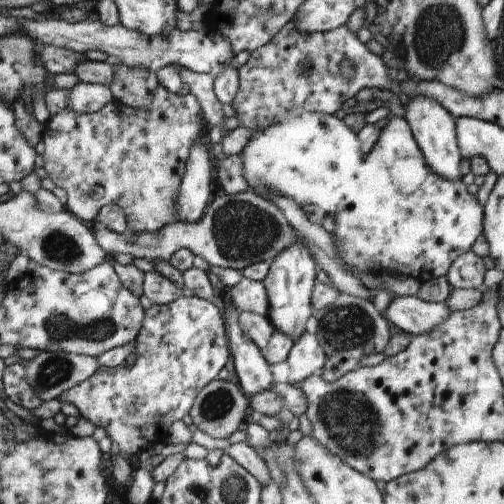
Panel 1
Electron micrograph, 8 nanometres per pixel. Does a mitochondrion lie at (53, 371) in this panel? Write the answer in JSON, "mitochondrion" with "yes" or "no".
{"mitochondrion":"yes"}

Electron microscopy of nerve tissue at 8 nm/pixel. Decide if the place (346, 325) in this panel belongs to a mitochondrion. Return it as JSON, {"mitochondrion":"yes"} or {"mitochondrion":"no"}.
{"mitochondrion":"yes"}

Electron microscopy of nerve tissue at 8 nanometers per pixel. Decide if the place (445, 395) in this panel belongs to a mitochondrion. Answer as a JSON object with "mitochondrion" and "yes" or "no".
{"mitochondrion":"no"}

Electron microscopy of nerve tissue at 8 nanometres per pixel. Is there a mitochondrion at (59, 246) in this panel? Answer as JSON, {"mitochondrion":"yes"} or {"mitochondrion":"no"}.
{"mitochondrion":"yes"}

